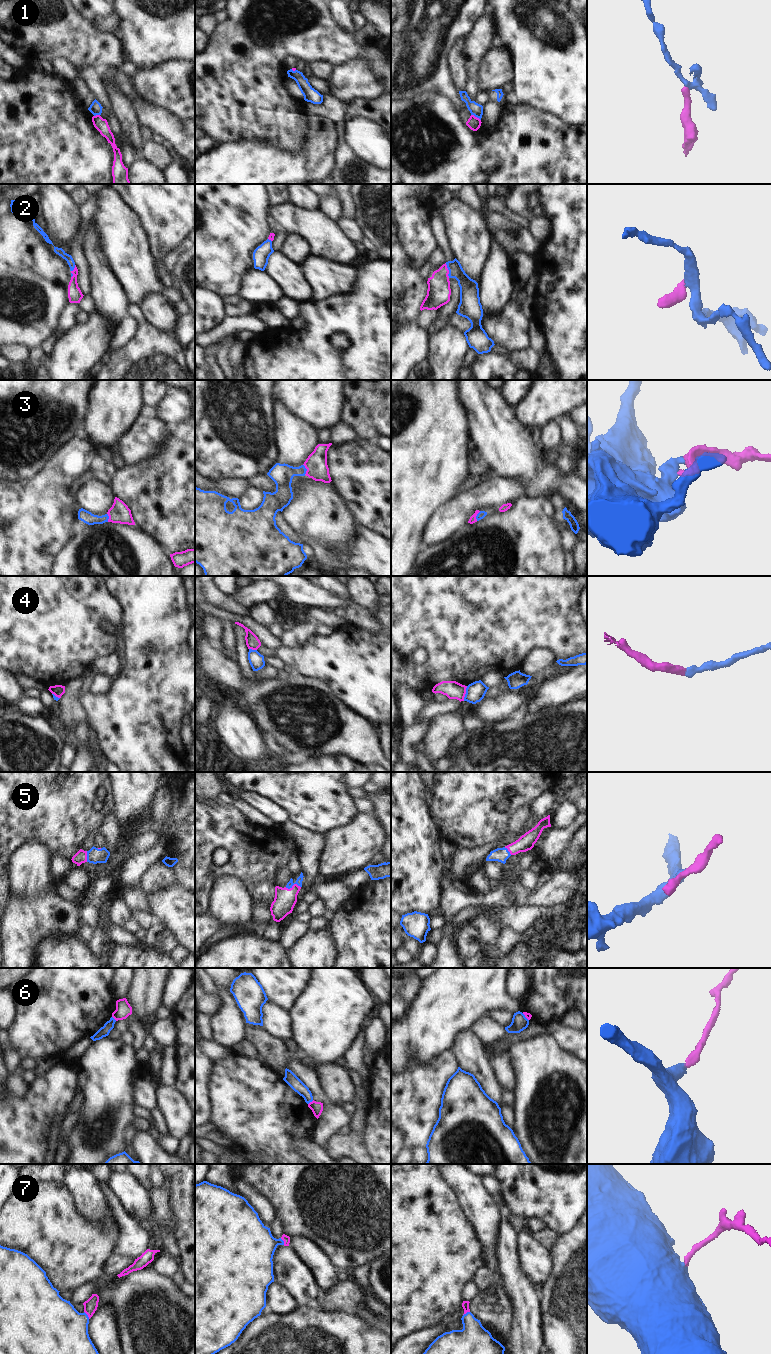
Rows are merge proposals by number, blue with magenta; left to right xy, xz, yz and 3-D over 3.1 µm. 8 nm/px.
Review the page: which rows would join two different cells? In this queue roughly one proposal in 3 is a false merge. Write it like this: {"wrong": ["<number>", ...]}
{"wrong": ["1", "4", "6"]}

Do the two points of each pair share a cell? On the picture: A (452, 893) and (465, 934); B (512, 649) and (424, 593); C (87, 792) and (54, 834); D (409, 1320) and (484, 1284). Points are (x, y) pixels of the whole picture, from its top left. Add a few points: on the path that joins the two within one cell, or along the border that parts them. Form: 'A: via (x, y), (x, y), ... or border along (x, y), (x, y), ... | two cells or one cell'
A: border along (457, 929), (456, 947), (458, 953) | two cells
B: via (490, 627), (456, 593), (446, 593) | one cell
C: via (79, 802), (61, 820), (61, 824) | one cell
D: border along (483, 1265), (477, 1270), (473, 1279) | two cells

